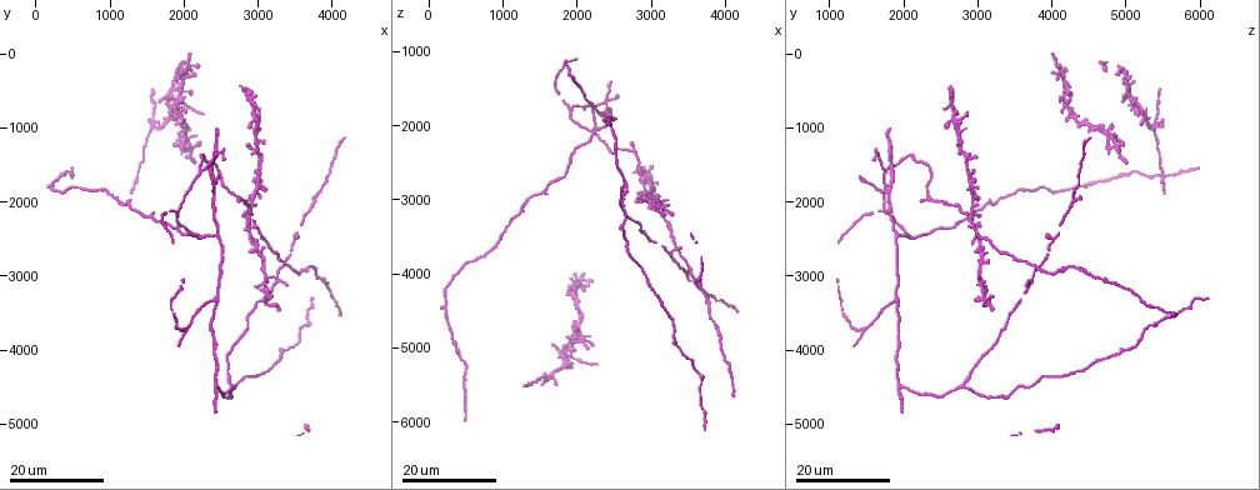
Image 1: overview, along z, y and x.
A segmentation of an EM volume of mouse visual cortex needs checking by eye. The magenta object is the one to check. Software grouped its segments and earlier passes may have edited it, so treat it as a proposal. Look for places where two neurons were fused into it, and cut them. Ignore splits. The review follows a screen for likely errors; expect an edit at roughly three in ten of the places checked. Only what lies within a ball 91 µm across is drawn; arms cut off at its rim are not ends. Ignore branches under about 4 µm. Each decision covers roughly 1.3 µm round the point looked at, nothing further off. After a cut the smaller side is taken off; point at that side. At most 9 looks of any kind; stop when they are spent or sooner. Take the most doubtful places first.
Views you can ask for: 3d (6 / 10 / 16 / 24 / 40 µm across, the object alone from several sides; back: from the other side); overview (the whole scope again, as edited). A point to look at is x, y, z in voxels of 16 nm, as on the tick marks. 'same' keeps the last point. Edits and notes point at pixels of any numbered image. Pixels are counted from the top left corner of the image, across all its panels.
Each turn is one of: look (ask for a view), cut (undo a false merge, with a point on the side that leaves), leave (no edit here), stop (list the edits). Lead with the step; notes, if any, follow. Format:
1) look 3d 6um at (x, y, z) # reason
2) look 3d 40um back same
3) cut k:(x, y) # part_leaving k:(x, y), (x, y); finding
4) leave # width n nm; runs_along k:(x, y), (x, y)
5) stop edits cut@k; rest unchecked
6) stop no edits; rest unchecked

look 3d 24um at (2600, 4500, 2800)

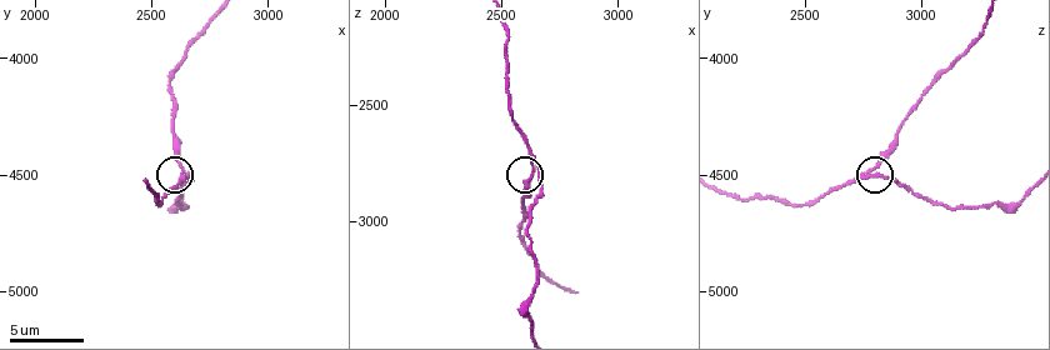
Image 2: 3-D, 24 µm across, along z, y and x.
look 3d 6um at (2630, 4480, 2800) # closer look

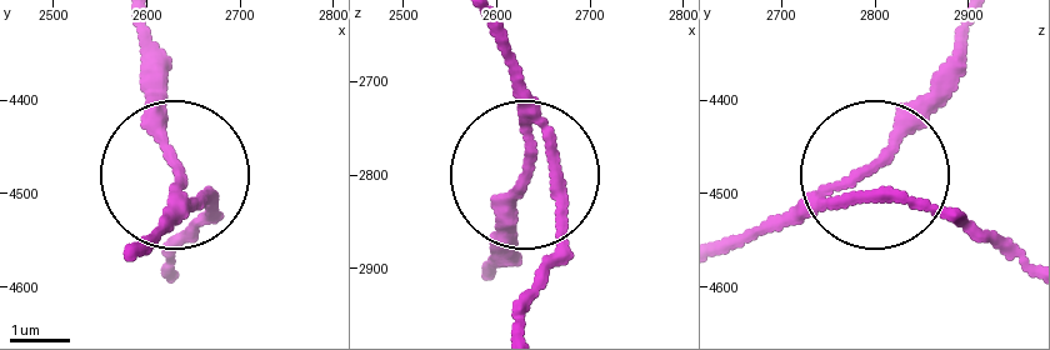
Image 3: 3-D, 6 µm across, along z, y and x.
leave # width 160 nm; runs_along 3:(133, 254), (181, 184), (143, 75); continuous, no second neuron

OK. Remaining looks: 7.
look 3d 16um at (1550, 950, 5400) # four-way junction

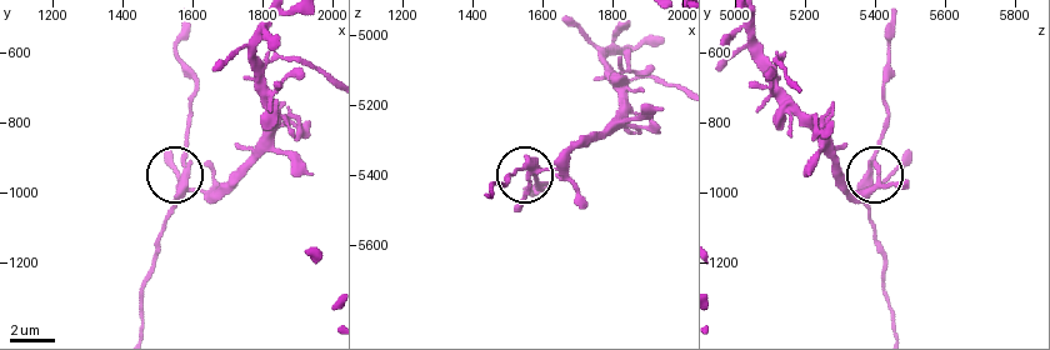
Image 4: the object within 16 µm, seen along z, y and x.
look 3d 6um at (1580, 990, 5380)

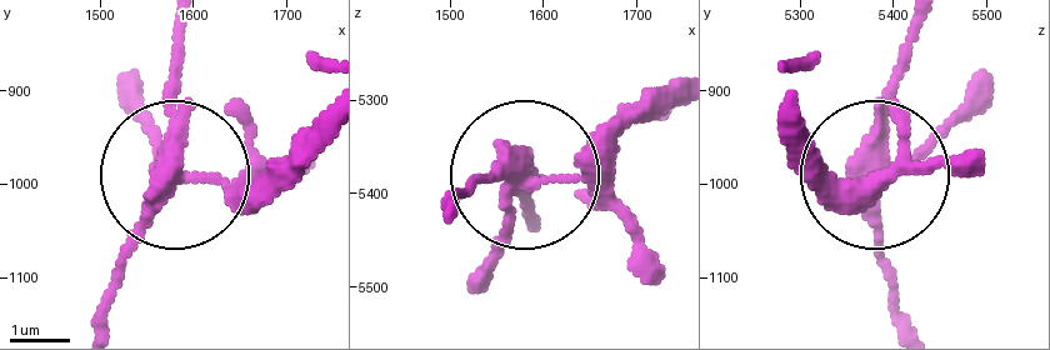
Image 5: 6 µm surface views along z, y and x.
cut 5:(188, 98) # part_leaving 5:(216, 176), (161, 206), (101, 325); a second neuron is stuck on

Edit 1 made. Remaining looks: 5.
look overview

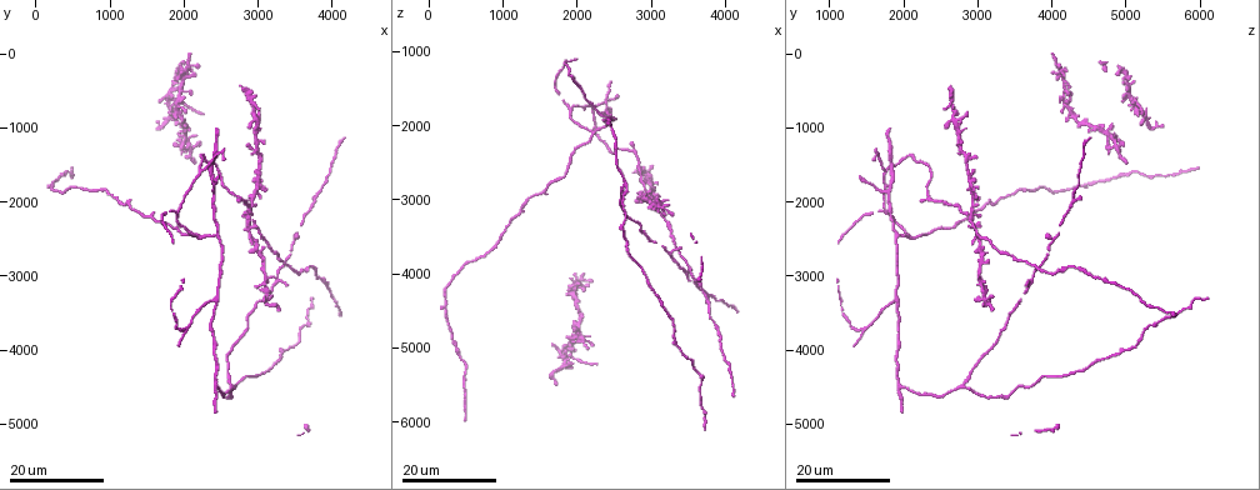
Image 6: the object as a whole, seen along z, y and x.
look 3d 16um at (3300, 2850, 3850)

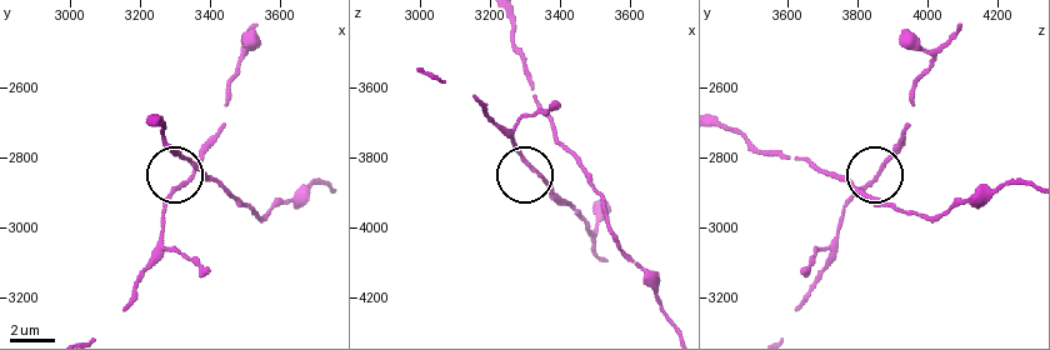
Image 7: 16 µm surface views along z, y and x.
look 3d 10um at (3320, 2870, 3840) # zoom in

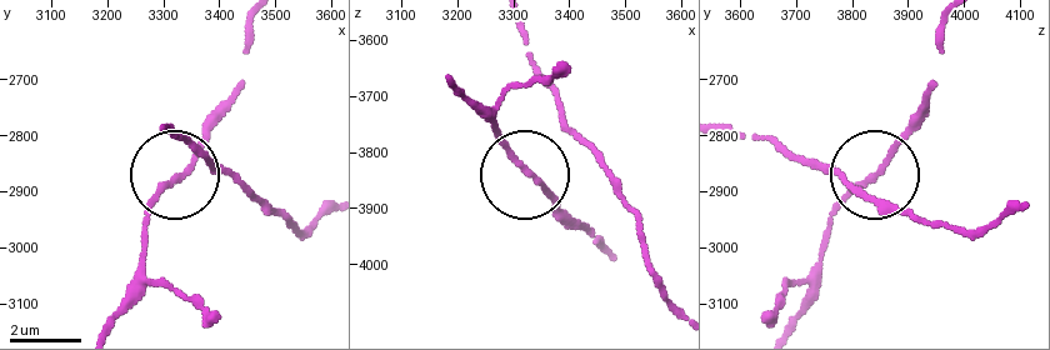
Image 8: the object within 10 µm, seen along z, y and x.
leave # width 130 nm; runs_along 8:(519, 20), (566, 128), (528, 169), (493, 128); one neuron here

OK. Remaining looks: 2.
look 3d 24um at (2250, 2450, 2050) # three-way junction

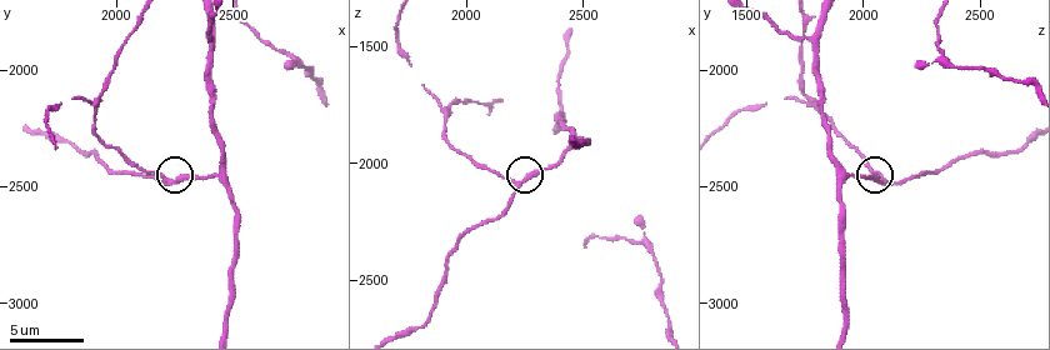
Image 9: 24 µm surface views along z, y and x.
look 3d 6um at (2230, 2480, 2090)

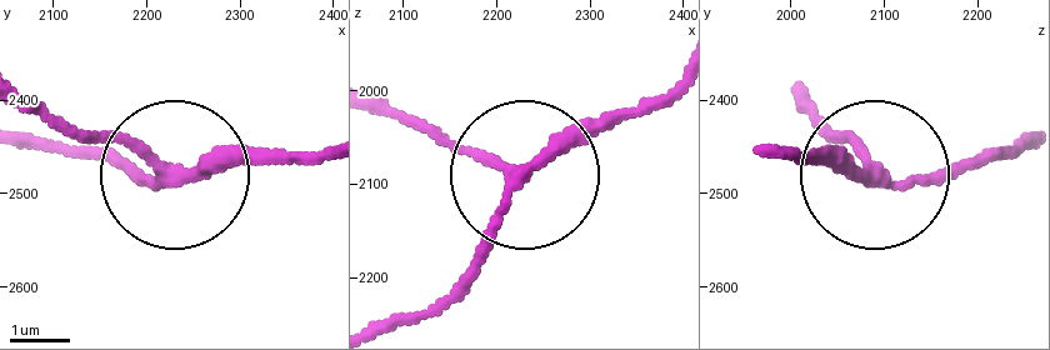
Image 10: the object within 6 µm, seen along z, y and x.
leave # runs_along 10:(1025, 145), (881, 175), (821, 120); one neuron here

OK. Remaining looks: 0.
stop edits cut@5; rest unchecked

